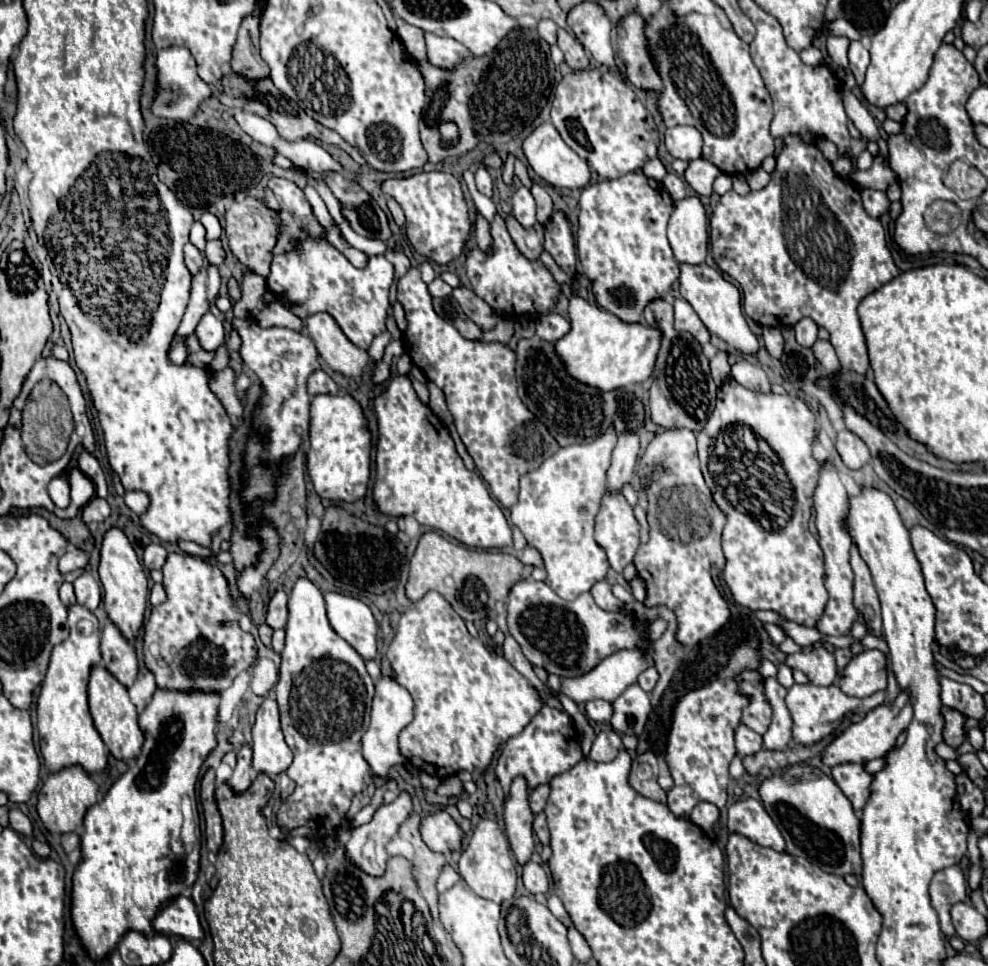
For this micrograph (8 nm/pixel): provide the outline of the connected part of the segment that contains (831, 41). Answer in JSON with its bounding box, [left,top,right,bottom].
[828,36,848,68]

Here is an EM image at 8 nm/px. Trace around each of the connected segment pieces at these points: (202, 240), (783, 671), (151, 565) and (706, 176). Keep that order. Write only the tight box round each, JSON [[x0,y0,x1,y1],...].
[[189,222,206,250],[776,664,794,688],[142,542,166,570],[684,158,722,196]]

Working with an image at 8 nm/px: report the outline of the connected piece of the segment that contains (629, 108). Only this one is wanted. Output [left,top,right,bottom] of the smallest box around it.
[552,70,658,178]

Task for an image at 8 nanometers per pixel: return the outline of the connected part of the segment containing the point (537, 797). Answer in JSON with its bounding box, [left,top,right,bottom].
[530,784,550,812]

